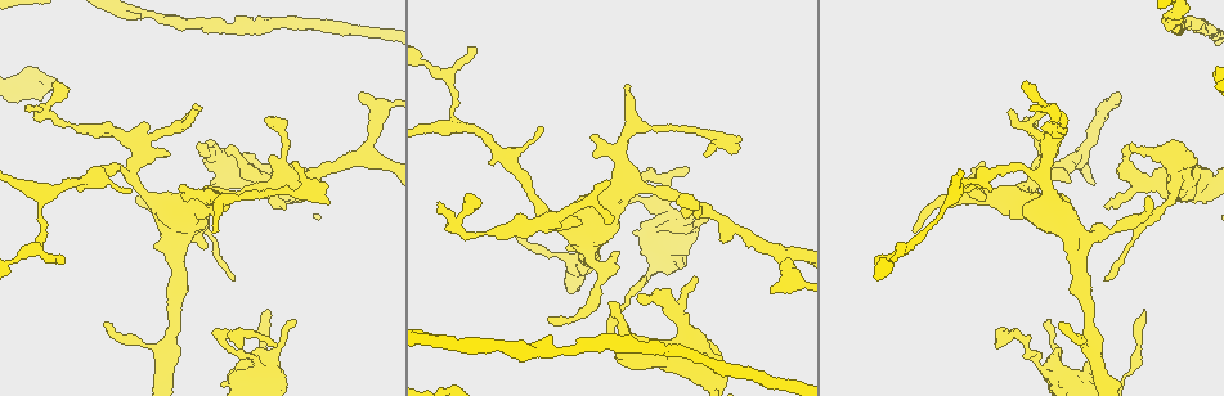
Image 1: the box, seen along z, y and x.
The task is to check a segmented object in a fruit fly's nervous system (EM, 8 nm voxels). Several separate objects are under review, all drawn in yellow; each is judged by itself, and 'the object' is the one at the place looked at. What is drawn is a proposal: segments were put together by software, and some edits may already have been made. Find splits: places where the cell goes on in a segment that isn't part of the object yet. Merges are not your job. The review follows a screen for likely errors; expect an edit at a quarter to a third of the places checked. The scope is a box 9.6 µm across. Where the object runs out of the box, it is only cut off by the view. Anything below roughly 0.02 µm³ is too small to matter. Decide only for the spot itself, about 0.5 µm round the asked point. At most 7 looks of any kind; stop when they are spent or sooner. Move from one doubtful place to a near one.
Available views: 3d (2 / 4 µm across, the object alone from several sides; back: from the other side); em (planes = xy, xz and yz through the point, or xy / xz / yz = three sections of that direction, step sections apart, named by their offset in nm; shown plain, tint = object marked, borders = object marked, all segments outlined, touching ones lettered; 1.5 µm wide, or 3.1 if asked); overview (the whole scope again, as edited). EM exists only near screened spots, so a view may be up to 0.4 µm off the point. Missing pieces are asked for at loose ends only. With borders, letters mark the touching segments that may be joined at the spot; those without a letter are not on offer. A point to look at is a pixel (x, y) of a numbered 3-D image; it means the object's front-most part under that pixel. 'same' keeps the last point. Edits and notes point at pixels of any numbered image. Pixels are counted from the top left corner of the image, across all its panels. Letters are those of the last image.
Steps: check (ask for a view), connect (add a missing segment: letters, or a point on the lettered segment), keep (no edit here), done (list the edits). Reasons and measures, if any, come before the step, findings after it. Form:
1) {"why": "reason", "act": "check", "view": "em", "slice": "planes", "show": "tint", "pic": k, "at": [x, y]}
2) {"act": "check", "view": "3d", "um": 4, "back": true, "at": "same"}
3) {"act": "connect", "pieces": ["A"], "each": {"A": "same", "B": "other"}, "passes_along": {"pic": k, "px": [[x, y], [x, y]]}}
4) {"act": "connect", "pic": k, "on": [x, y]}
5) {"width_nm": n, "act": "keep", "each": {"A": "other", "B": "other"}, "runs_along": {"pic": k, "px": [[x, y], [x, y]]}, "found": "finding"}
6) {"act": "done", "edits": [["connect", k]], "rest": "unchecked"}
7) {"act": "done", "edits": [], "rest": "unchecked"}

{"why": "free end", "act": "check", "view": "em", "slice": "xy", "step": 8, "show": "tint", "pic": 1, "at": [1150, 196]}

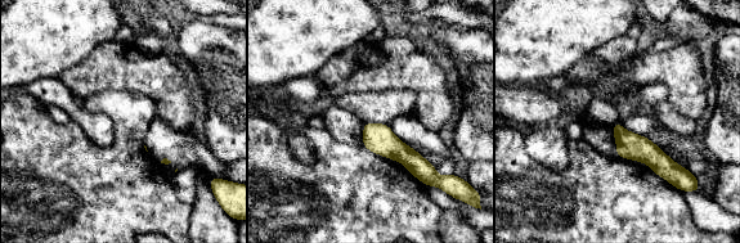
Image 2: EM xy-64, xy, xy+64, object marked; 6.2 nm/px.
{"act": "check", "view": "em", "slice": "planes", "show": "borders", "at": "same"}

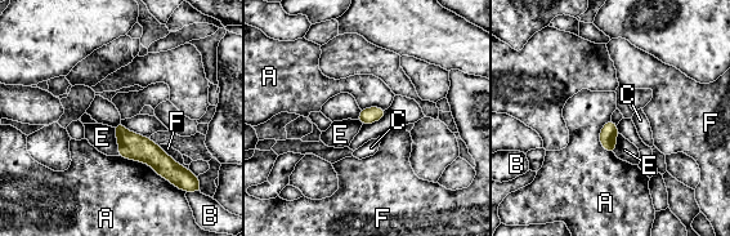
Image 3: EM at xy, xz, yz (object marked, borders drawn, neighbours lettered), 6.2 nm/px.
{"width_nm": 100, "act": "keep", "each": {"A": "other", "B": "other", "C": "other", "E": "other", "F": "other"}, "runs_along": {"pic": 3, "px": [[117, 128], [137, 147], [179, 170]]}, "found": "none of them fits"}

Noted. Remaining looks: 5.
{"why": "tapers out", "act": "check", "view": "3d", "um": 4, "pic": 1, "at": [293, 163]}

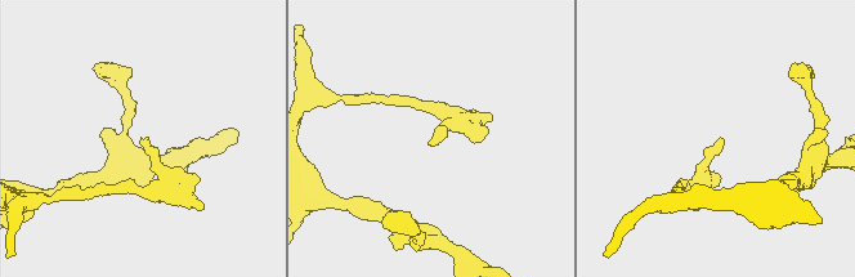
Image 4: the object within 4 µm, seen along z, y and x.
{"act": "check", "view": "em", "slice": "planes", "show": "borders", "pic": 4, "at": [722, 141]}

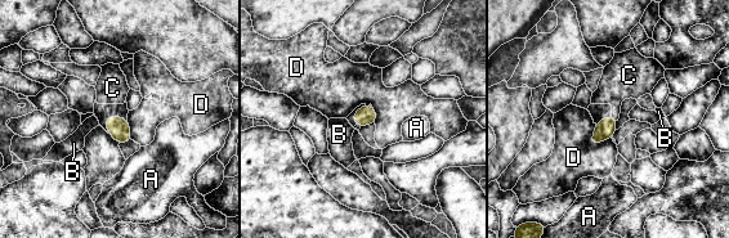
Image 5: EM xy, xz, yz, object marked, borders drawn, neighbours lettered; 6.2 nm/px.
{"longest_contact_nm": ["D", 150], "act": "connect", "pieces": ["C"], "each": {"A": "other", "B": "other", "C": "same", "D": "other"}, "passes_along": {"pic": 5, "px": [[604, 129], [613, 117], [622, 79]]}, "found": "the cell continues"}

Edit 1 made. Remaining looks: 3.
{"act": "check", "view": "overview"}

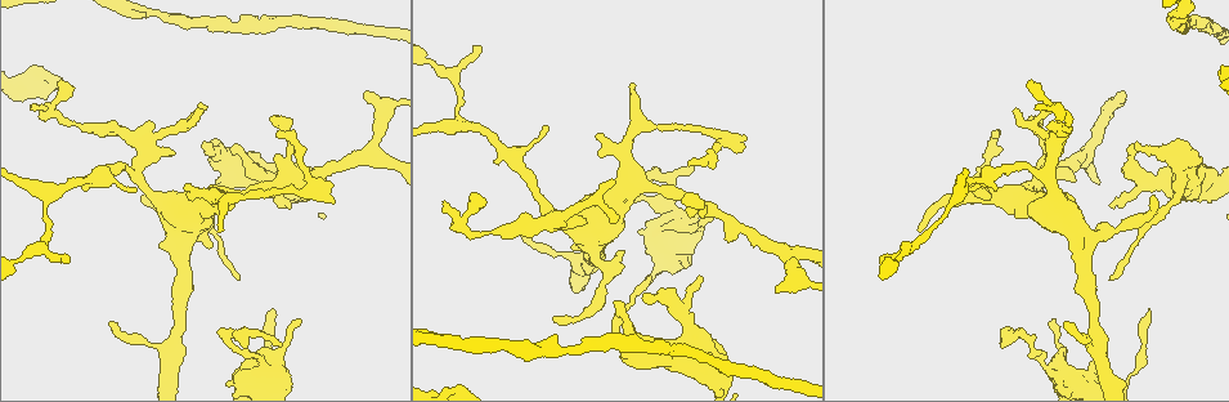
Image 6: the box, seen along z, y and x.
{"act": "check", "view": "em", "slice": "yz", "step": 4, "show": "tint", "pic": 6, "at": [279, 345]}

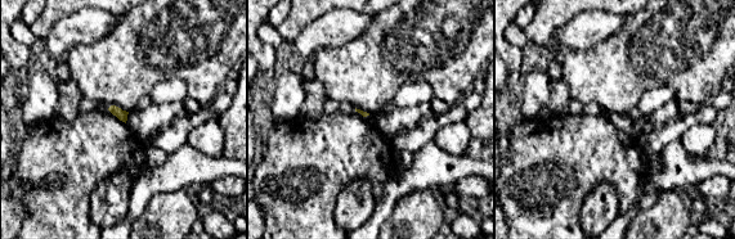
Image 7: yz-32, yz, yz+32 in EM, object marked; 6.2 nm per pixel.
{"why": "another direction", "act": "check", "view": "em", "slice": "planes", "show": "borders", "at": "same"}

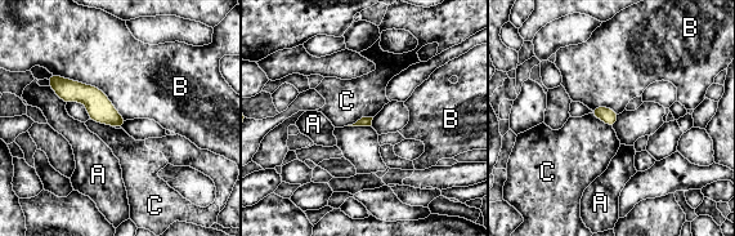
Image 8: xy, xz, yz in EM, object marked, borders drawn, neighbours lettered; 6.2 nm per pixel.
{"longest_contact_nm": ["B", 550], "act": "keep", "each": {"A": "other", "B": "other", "C": "other"}, "found": "none of them fits"}

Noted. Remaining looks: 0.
{"act": "done", "edits": [["connect", 5]], "rest": "unchecked"}

